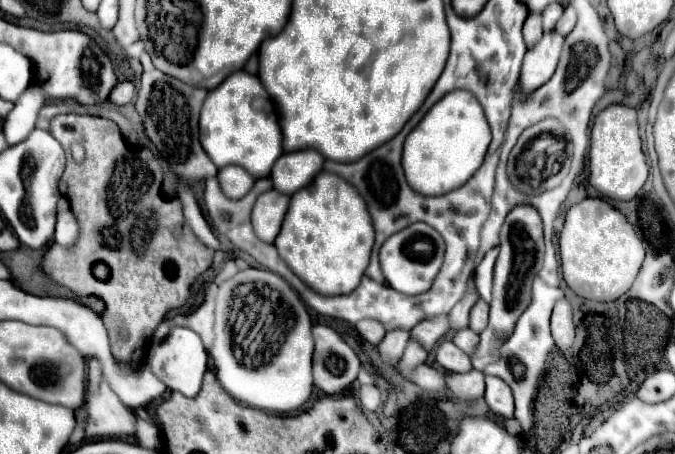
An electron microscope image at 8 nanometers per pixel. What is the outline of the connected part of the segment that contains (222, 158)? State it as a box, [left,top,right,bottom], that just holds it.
[201,71,283,177]

